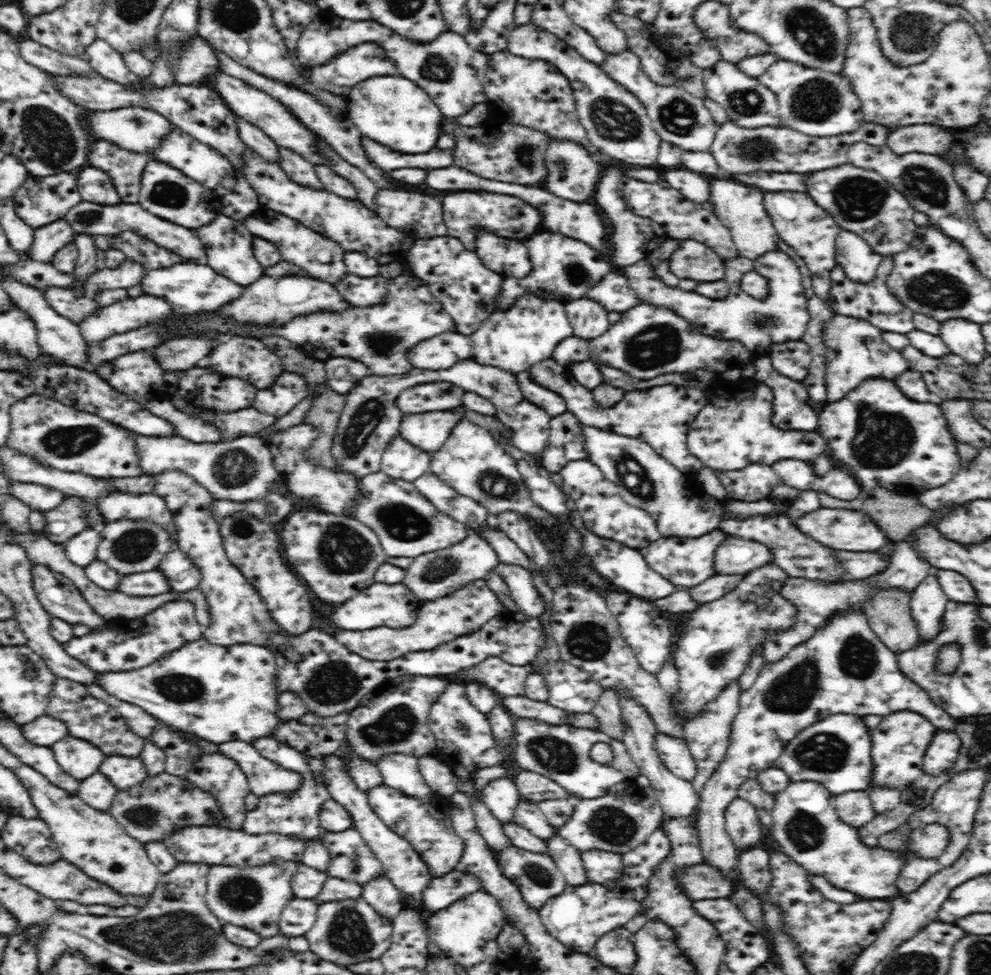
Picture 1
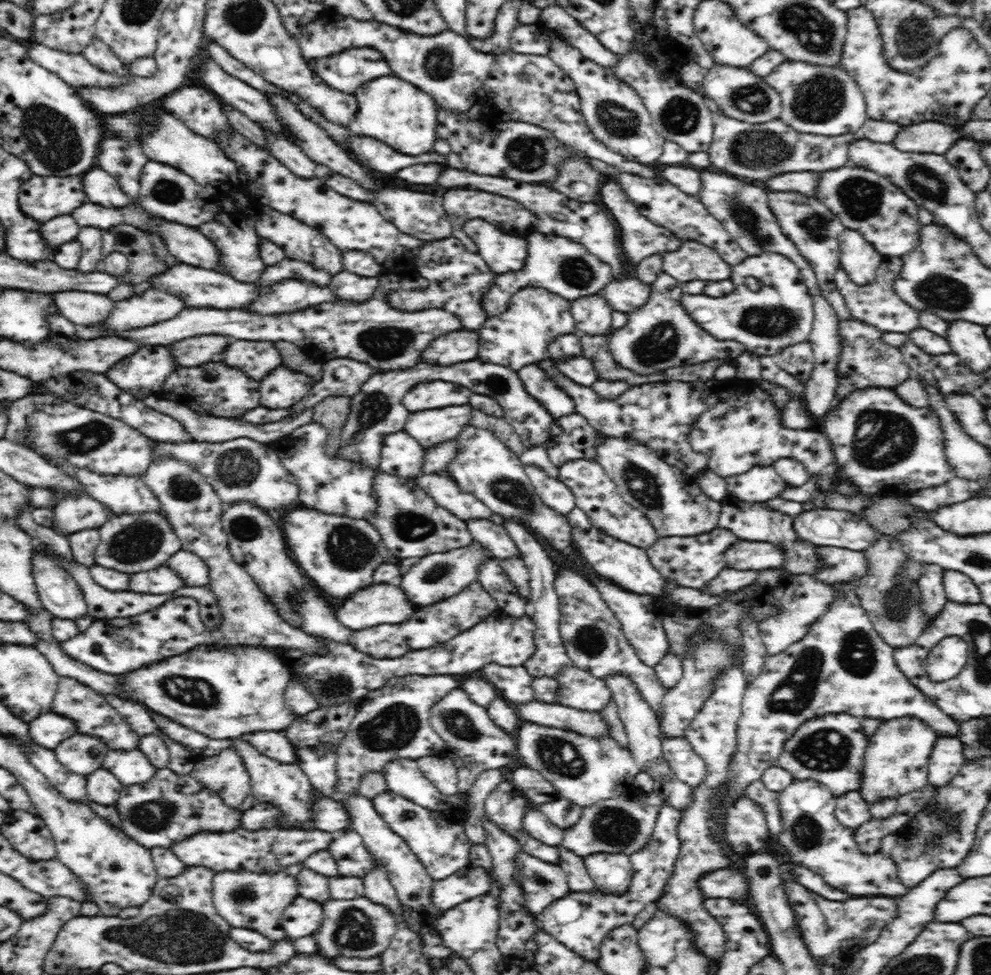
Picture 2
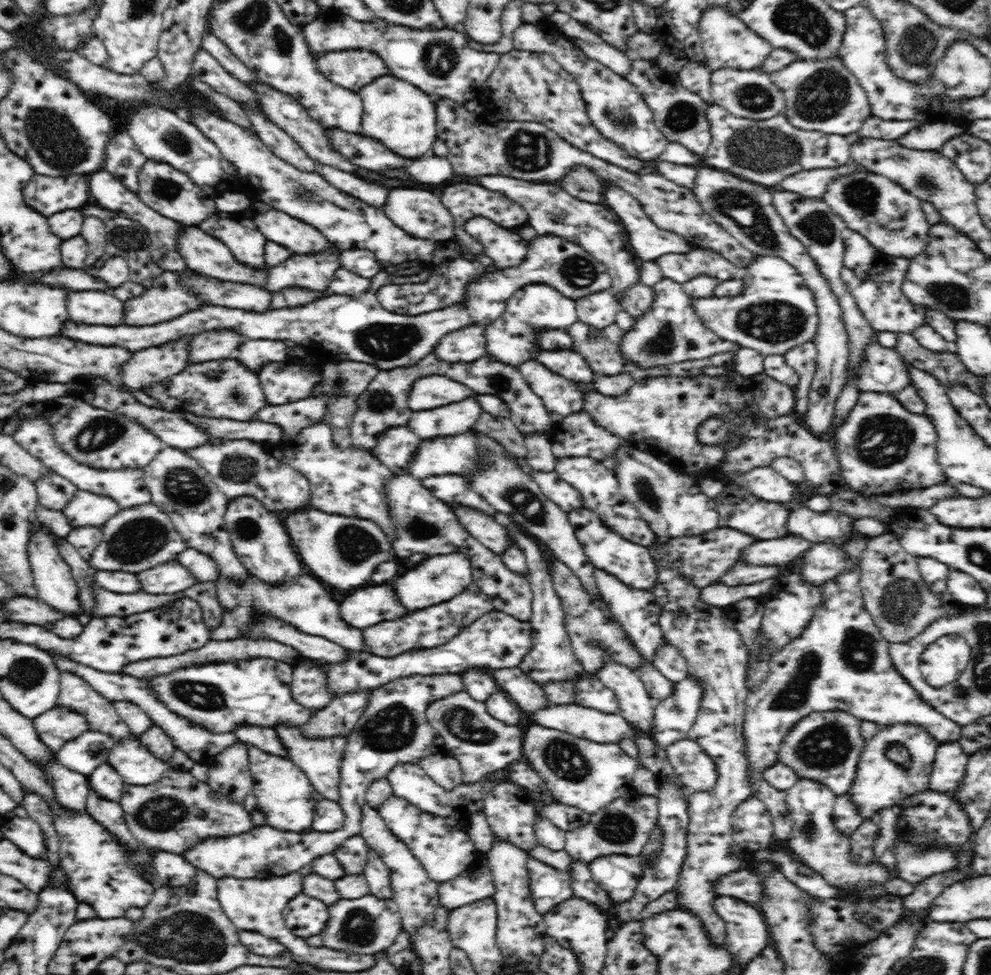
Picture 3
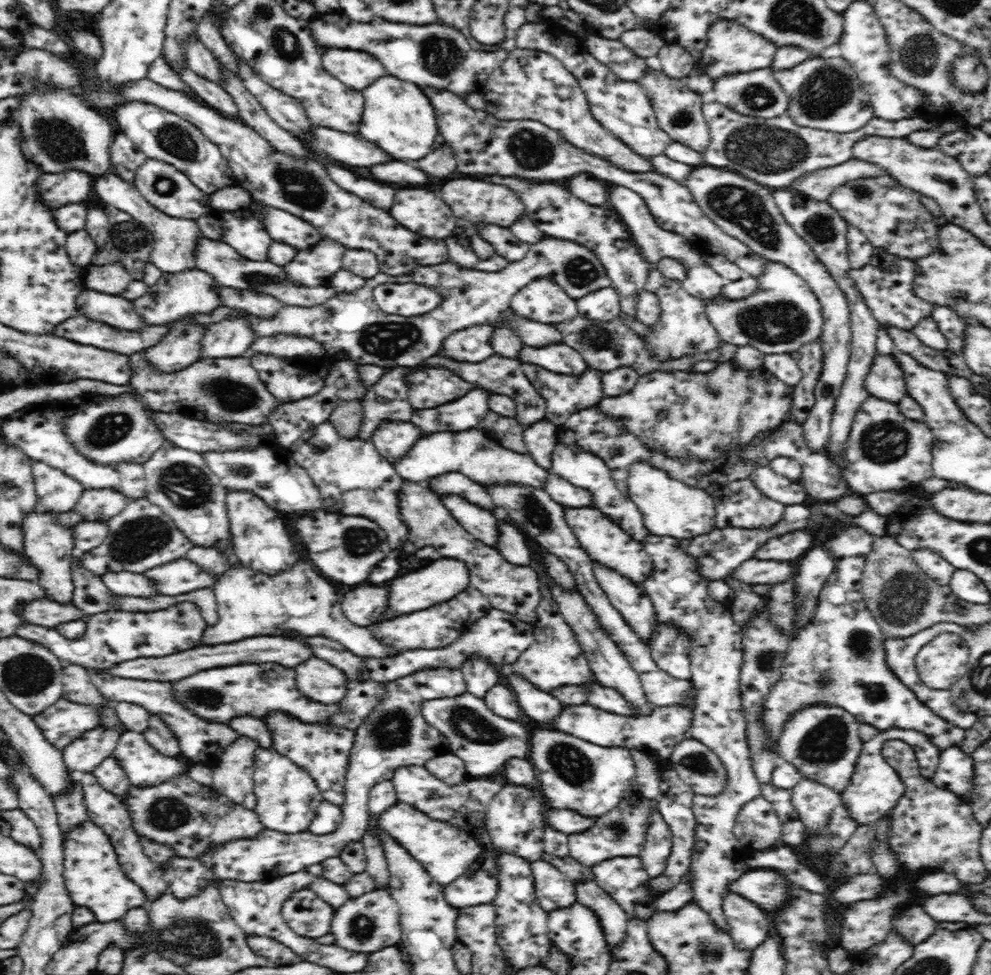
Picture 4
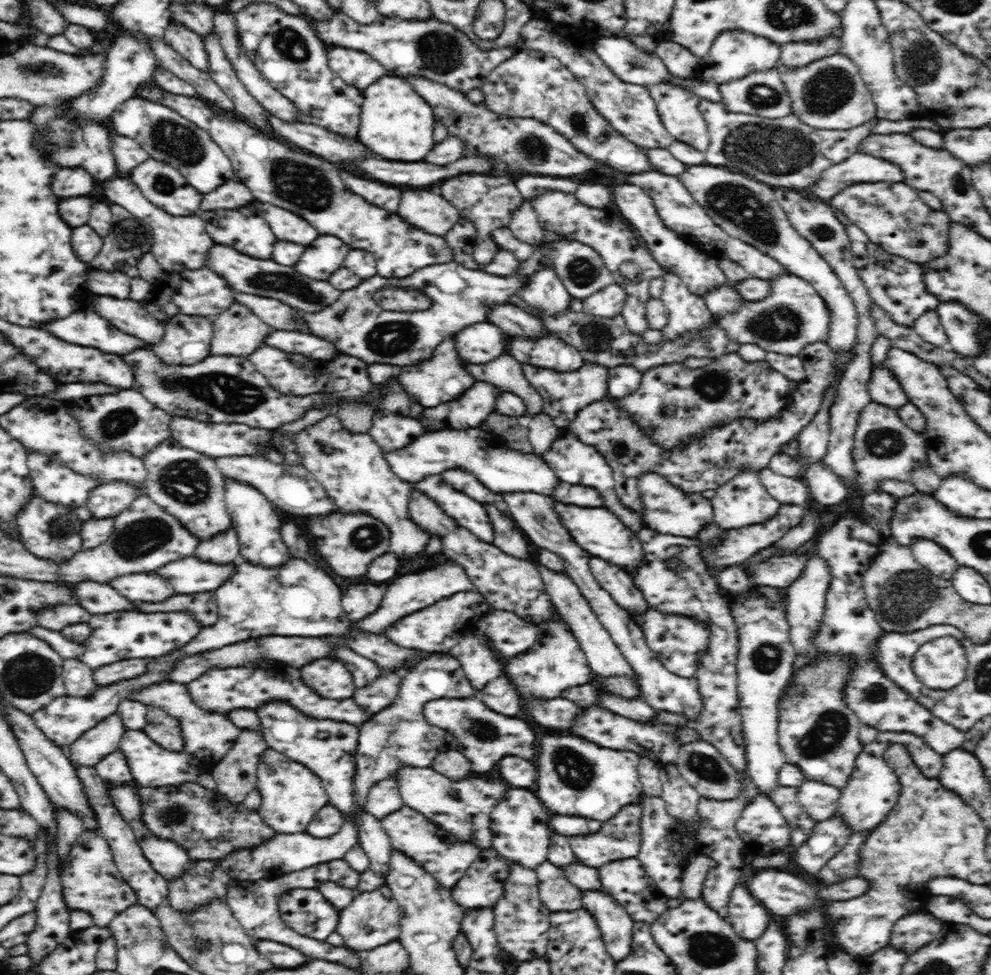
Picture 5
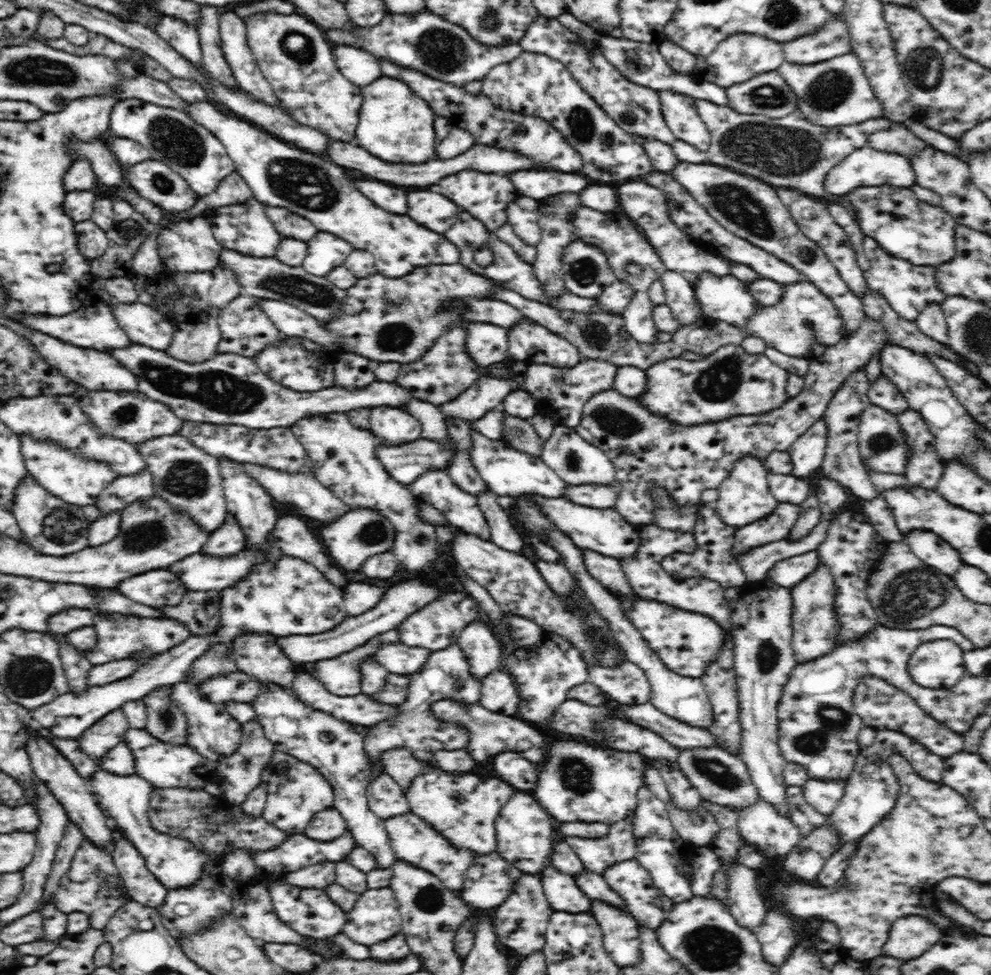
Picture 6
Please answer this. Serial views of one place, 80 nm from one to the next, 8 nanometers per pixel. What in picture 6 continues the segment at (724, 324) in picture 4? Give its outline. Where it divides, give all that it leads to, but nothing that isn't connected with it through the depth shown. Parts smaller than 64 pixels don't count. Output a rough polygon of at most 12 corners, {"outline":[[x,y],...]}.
{"outline":[[815,284],[782,285],[776,304],[738,328],[768,348],[804,357],[846,336]]}

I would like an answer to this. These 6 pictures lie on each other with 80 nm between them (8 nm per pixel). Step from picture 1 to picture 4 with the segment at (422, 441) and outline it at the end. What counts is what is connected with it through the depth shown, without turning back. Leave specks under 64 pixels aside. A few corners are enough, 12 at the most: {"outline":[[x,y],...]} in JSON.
{"outline":[[473,388],[456,402],[414,410],[410,422],[424,436],[477,429],[490,394]]}

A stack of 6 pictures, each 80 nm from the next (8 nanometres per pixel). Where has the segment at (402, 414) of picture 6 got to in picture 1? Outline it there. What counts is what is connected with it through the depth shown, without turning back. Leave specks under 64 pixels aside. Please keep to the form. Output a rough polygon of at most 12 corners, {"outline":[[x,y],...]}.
{"outline":[[397,436],[381,470],[413,482],[426,473],[430,453]]}

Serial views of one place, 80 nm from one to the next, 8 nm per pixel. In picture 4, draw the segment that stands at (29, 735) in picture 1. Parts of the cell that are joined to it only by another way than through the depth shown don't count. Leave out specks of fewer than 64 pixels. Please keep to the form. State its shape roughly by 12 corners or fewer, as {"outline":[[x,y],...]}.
{"outline":[[65,698],[33,716],[62,750],[99,726],[99,708]]}

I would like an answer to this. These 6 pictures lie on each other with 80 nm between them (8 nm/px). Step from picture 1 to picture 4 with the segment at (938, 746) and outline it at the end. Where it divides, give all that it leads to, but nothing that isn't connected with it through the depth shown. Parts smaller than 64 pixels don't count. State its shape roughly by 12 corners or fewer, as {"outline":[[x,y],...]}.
{"outline":[[952,746],[940,752],[931,781],[969,800],[973,758]]}

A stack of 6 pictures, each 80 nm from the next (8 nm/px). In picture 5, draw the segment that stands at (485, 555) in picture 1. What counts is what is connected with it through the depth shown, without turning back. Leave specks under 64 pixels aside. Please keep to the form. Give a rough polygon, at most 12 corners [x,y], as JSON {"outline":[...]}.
{"outline":[[440,564],[396,578],[353,632],[384,635],[440,599],[478,591],[464,567]]}

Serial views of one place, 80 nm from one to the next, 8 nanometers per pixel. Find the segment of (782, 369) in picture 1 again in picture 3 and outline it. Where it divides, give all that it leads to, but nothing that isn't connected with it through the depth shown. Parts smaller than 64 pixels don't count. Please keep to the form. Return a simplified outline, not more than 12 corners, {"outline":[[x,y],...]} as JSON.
{"outline":[[812,341],[791,348],[783,356],[800,377],[794,388],[793,413],[808,410],[817,348]]}

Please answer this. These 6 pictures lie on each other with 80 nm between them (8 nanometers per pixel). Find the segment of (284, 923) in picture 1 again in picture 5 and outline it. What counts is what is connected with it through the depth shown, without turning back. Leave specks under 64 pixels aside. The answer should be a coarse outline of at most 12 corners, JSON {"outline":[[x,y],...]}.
{"outline":[[292,888],[278,902],[282,920],[324,940],[340,910],[314,888]]}

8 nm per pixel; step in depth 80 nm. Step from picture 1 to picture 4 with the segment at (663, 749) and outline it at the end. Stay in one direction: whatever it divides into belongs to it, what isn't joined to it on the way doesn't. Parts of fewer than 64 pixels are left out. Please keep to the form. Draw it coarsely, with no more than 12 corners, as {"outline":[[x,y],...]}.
{"outline":[[687,737],[668,759],[696,795],[724,790],[725,766]]}

